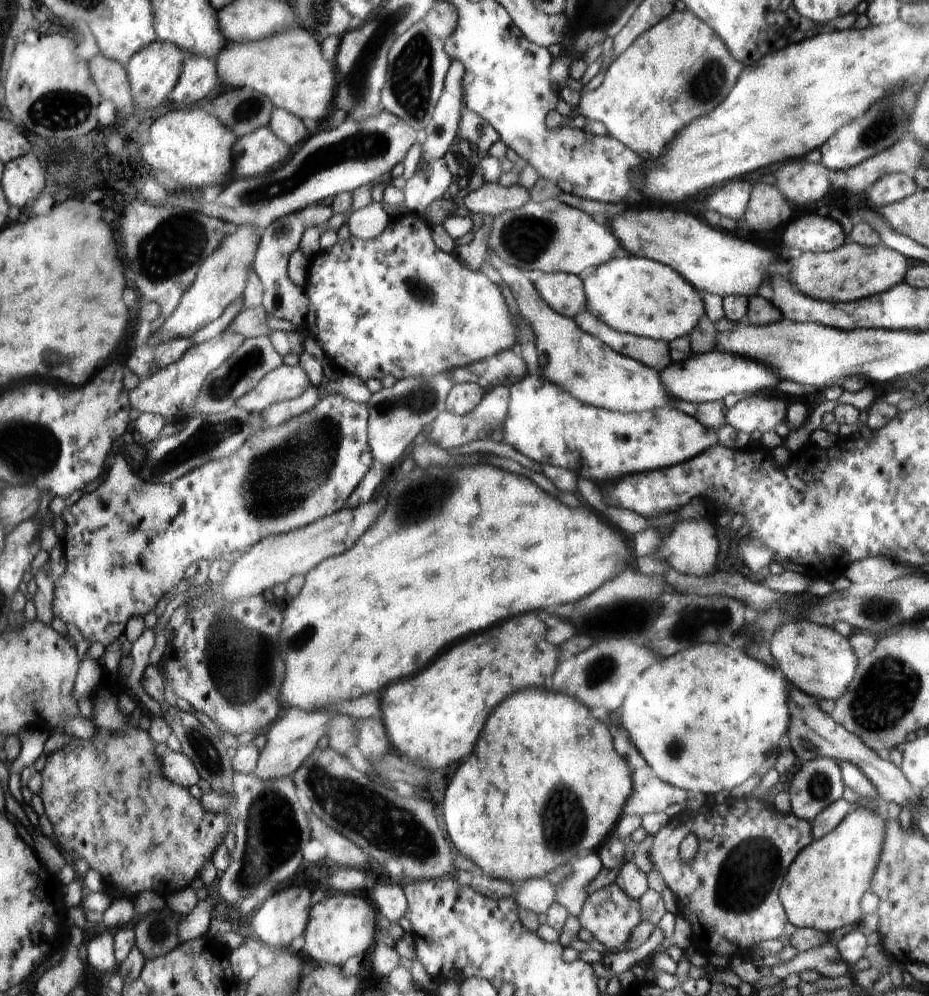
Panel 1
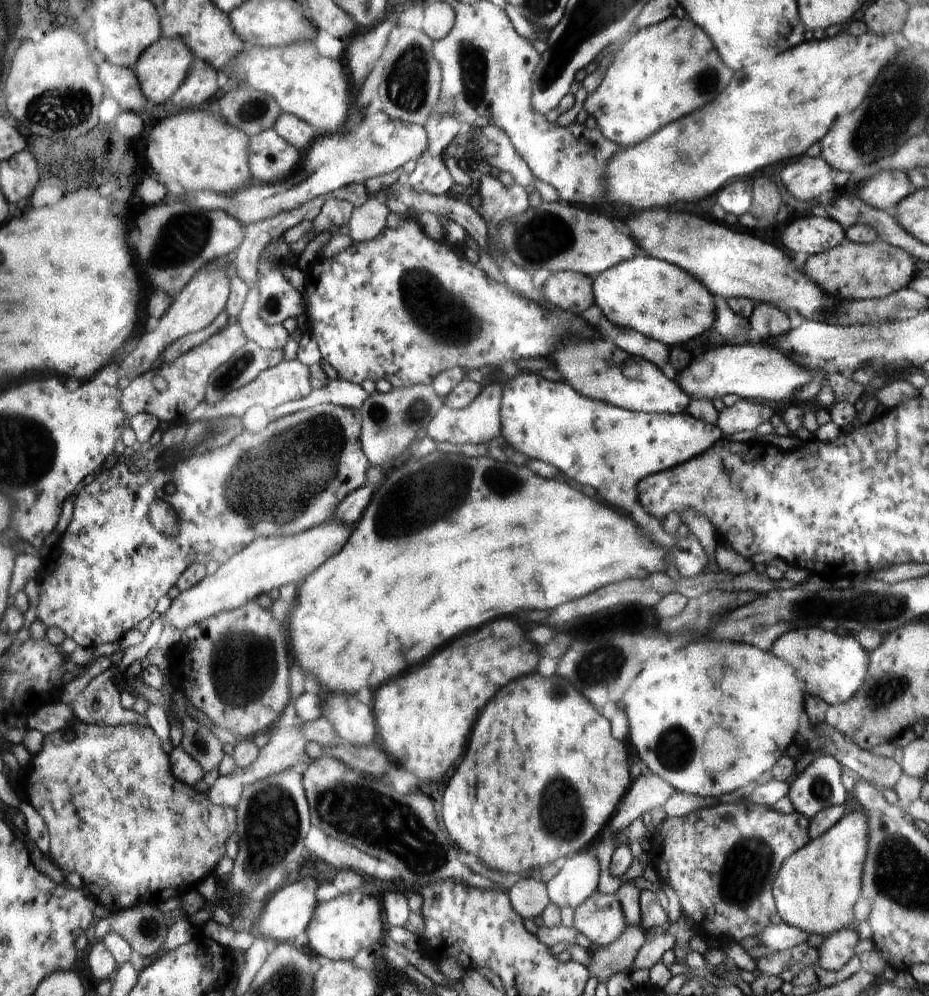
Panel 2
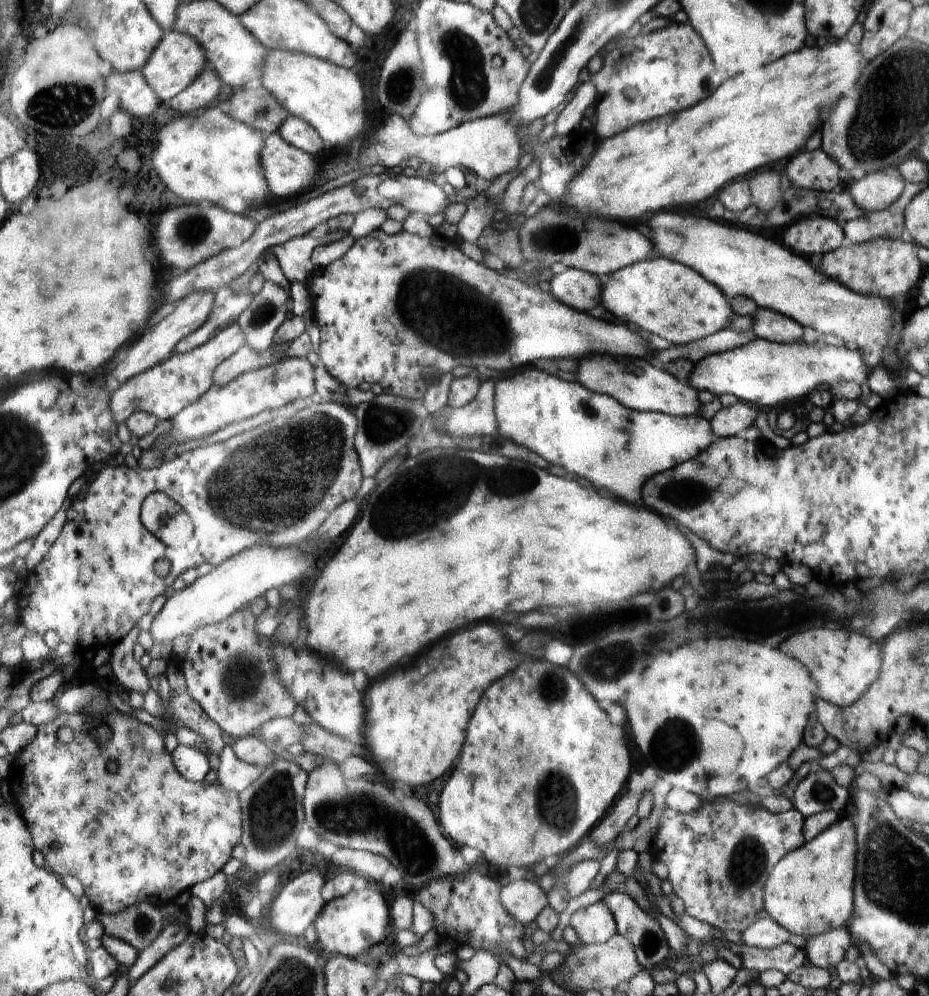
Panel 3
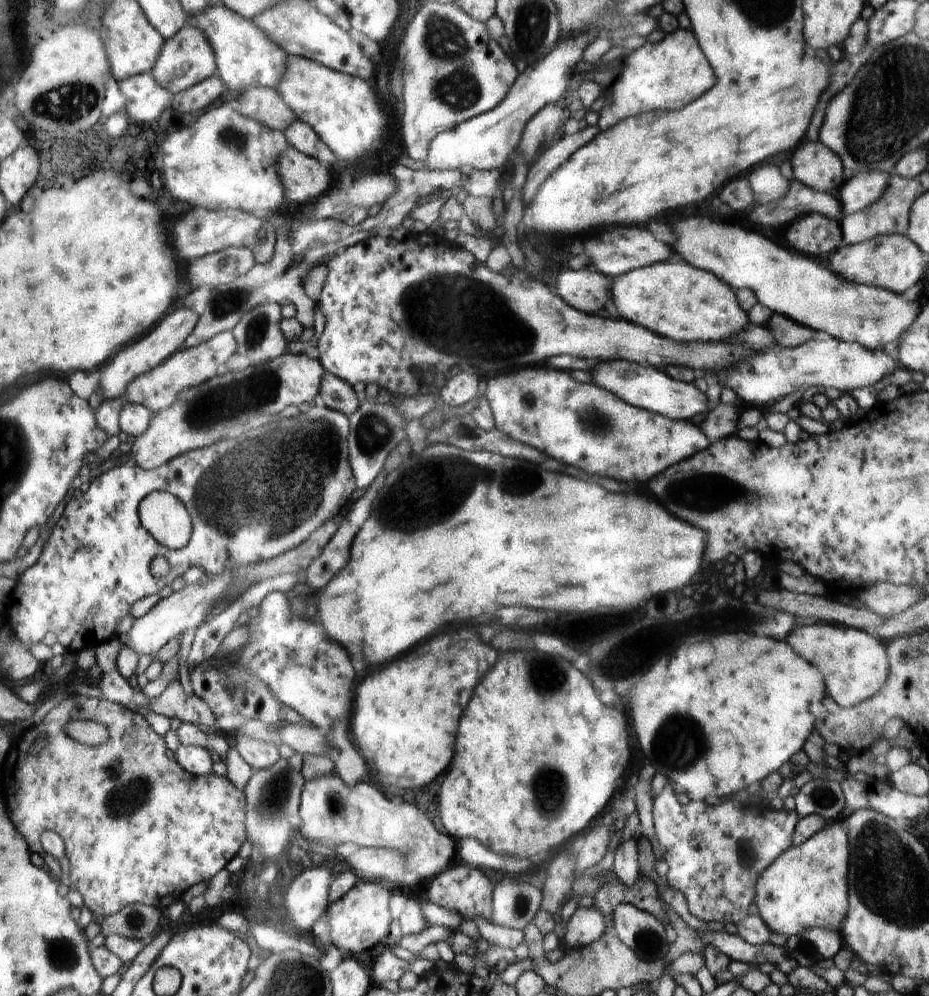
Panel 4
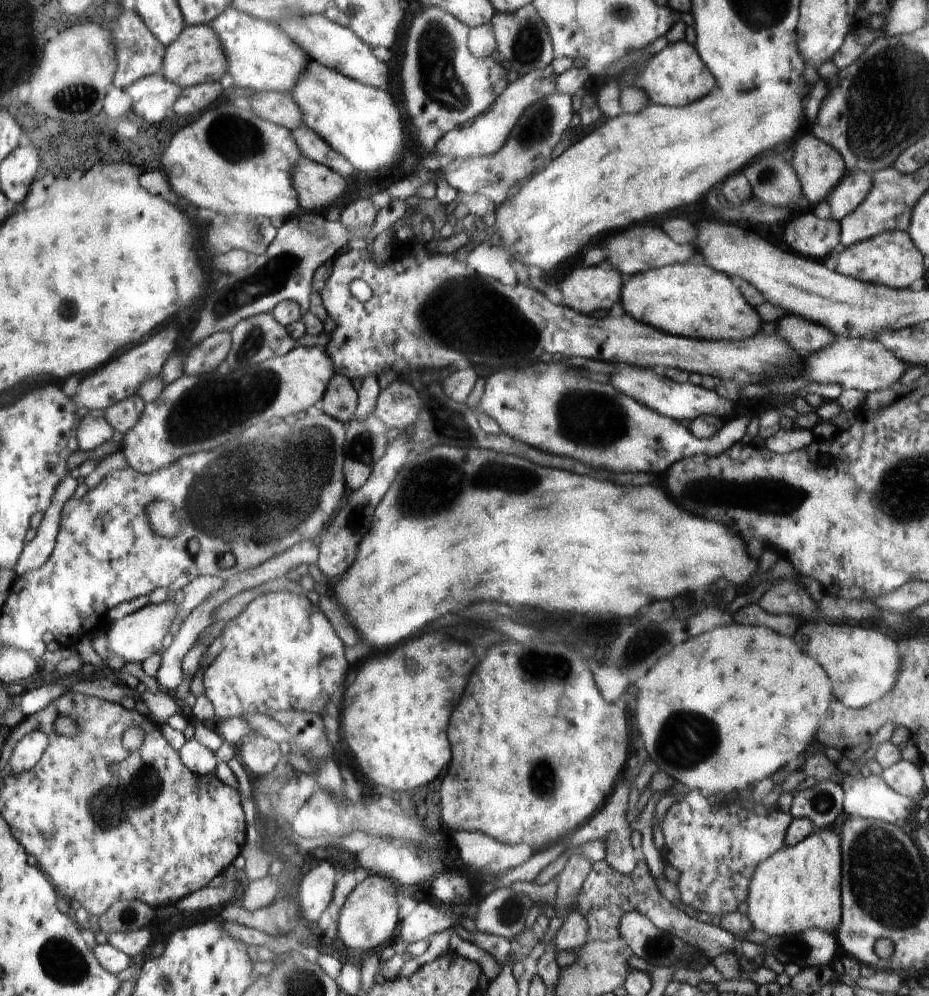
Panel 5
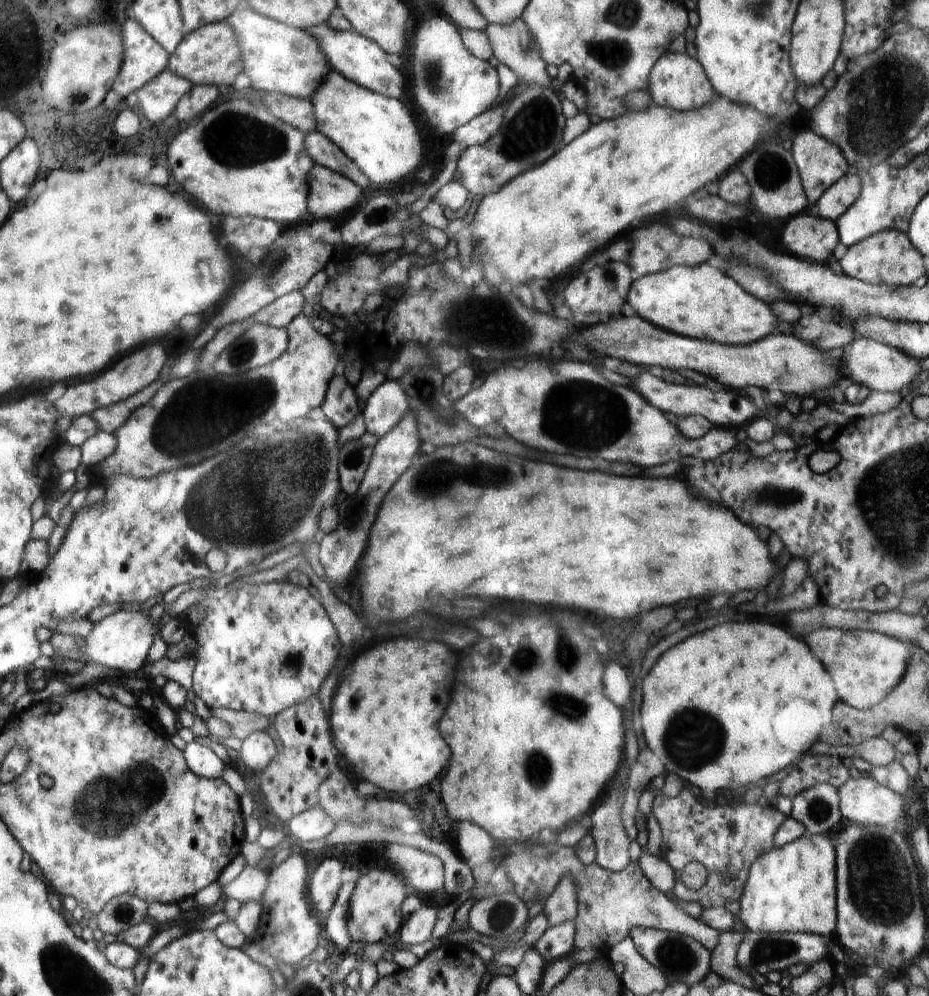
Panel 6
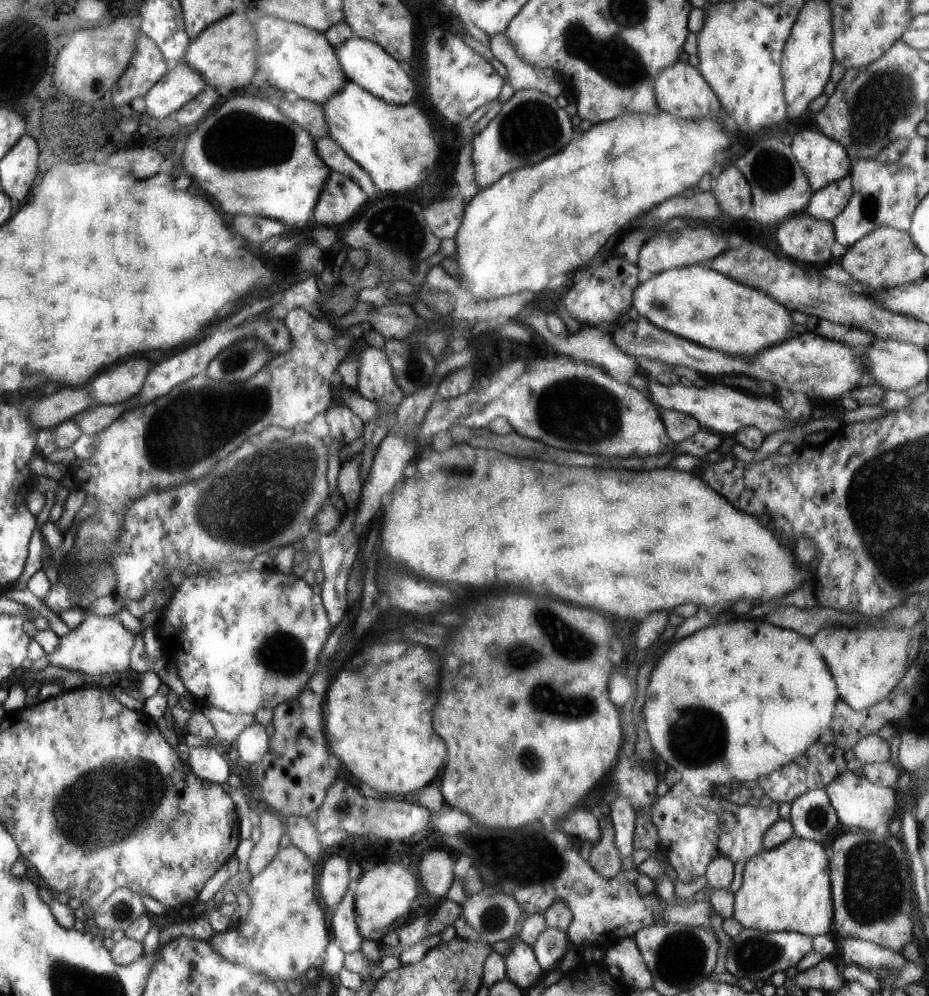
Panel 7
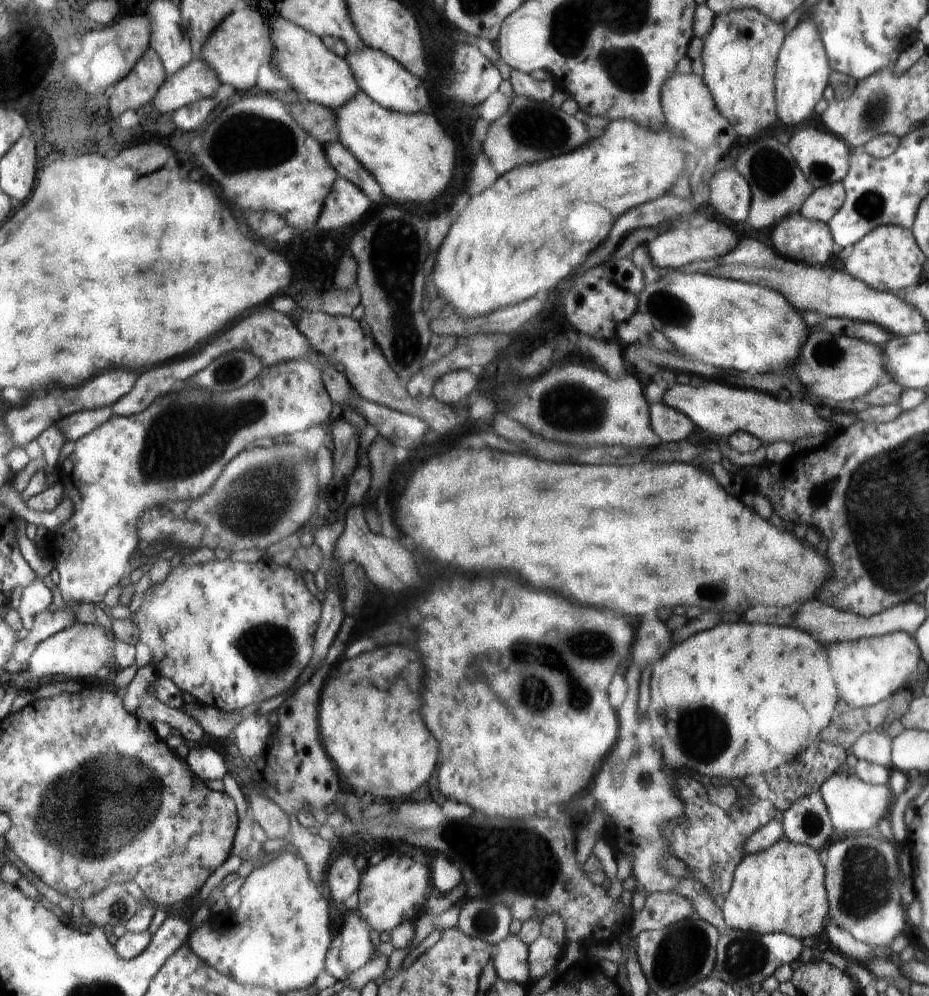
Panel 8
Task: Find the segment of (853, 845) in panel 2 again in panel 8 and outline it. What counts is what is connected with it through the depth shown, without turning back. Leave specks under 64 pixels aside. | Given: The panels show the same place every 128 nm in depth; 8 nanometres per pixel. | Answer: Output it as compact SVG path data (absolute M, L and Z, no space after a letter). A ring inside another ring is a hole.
M772 819L751 836L745 844L745 852L746 856L736 868L731 890L722 905L723 917L729 928L760 934L786 933L801 941L816 937L814 932L822 932L828 916L828 896L827 888L824 888L824 866L818 858L818 851L786 839L781 822Z

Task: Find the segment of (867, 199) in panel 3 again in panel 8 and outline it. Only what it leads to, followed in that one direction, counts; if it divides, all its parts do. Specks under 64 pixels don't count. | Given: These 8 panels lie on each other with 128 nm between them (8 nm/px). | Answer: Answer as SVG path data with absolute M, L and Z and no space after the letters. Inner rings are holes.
M843 183L828 184L814 190L800 209L800 214L810 220L827 223L834 218L846 202L846 188Z

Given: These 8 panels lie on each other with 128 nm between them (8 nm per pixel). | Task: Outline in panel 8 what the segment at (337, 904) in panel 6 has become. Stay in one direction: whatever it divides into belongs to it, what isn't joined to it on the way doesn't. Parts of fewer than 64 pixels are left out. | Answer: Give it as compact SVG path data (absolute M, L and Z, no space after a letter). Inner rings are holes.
M344 908L344 918L339 920L340 962L346 970L353 971L374 958L370 932L355 910Z

